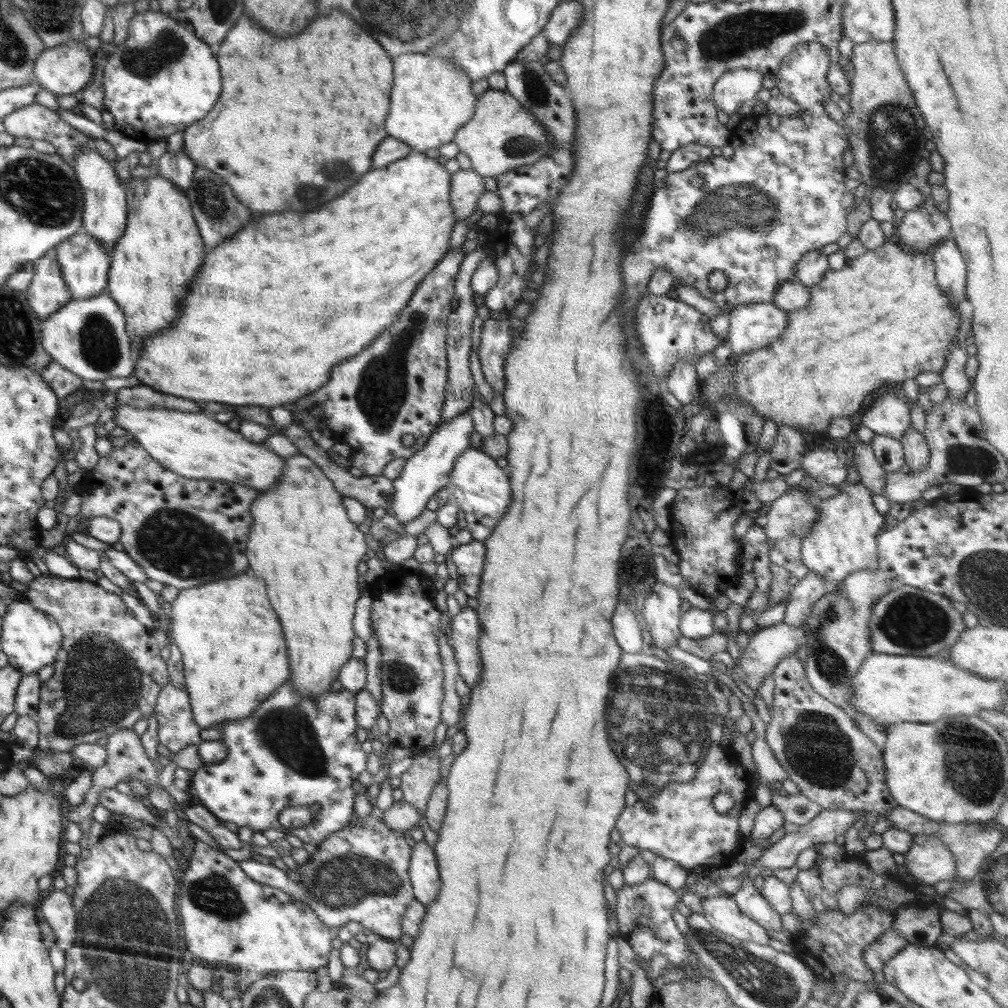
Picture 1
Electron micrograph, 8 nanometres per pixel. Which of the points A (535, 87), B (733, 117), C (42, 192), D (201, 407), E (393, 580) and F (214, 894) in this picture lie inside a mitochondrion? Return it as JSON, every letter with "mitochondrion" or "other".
{"A":"mitochondrion","B":"other","C":"mitochondrion","D":"other","E":"other","F":"mitochondrion"}

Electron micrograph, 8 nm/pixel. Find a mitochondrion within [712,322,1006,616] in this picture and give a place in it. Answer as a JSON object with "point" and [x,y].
{"point":[964,459]}

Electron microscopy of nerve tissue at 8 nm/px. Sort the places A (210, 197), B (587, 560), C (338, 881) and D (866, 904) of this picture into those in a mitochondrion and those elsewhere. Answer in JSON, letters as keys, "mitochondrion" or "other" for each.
{"A":"mitochondrion","B":"other","C":"mitochondrion","D":"other"}

